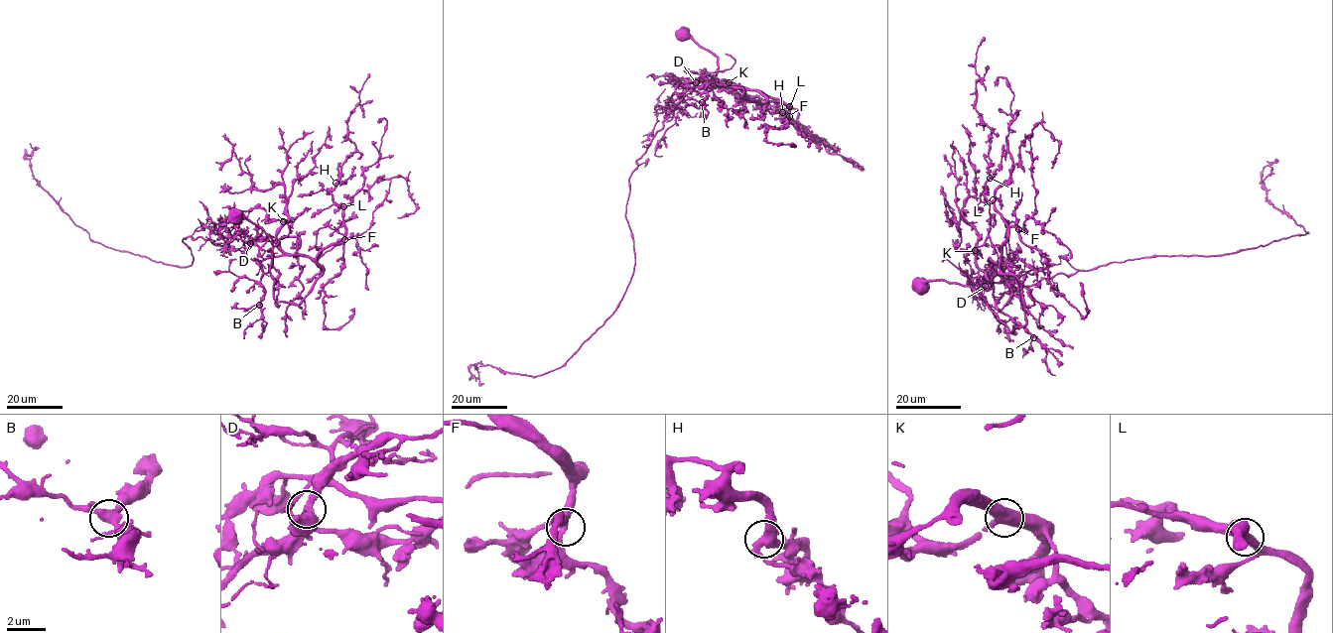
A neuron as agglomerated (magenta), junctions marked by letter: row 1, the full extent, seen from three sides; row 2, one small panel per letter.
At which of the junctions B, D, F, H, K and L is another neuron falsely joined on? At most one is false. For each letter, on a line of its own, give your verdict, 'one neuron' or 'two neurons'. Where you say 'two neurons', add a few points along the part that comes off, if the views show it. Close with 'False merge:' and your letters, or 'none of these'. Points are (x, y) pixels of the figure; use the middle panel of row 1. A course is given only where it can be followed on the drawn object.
B: one neuron
D: two neurons; course (696, 82), (674, 101), (629, 179), (635, 260), (619, 306), (561, 366), (533, 376), (478, 362), (483, 384)
F: one neuron
H: one neuron
K: one neuron
L: one neuron
False merge: D

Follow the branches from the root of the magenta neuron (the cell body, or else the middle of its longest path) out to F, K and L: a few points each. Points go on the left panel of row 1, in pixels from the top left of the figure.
F: (236, 217), (269, 236), (273, 247), (262, 250), (253, 241), (315, 259), (344, 239)
K: (236, 217), (247, 218), (269, 236), (273, 247), (262, 250), (253, 241), (275, 242), (283, 221)
L: (236, 217), (269, 236), (273, 247), (262, 250), (253, 241), (315, 259), (343, 239), (343, 206)

